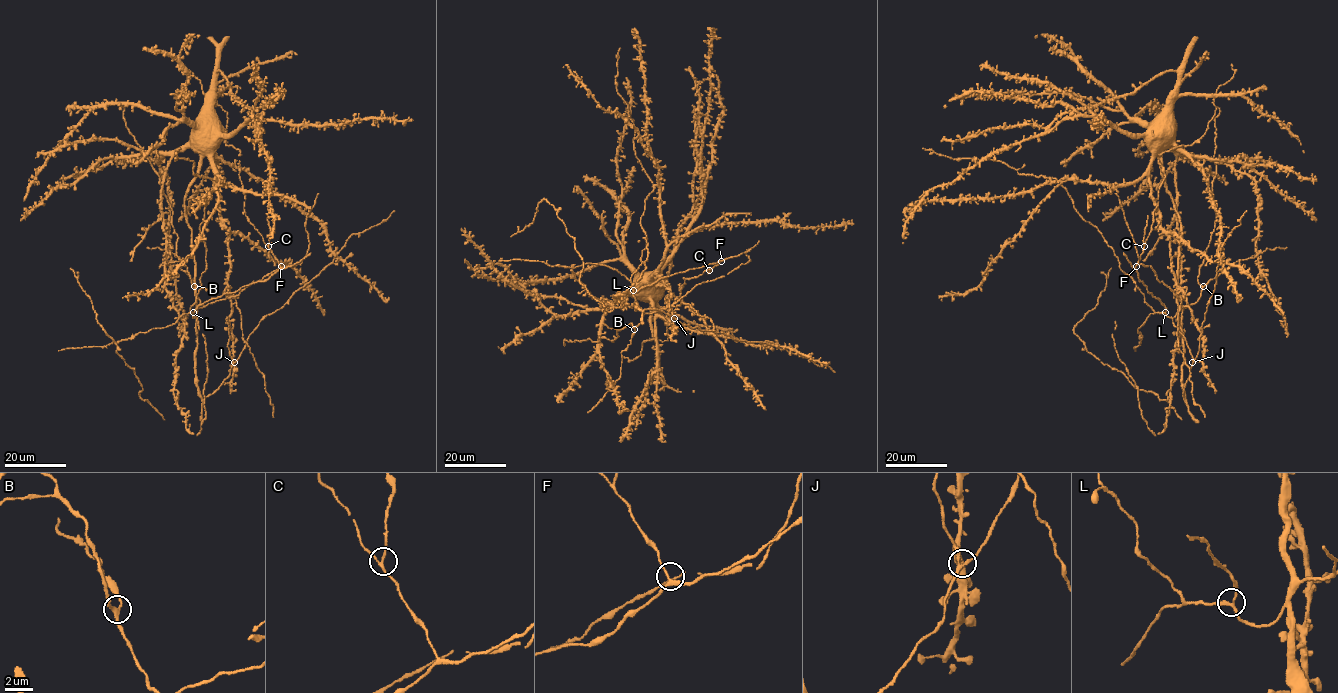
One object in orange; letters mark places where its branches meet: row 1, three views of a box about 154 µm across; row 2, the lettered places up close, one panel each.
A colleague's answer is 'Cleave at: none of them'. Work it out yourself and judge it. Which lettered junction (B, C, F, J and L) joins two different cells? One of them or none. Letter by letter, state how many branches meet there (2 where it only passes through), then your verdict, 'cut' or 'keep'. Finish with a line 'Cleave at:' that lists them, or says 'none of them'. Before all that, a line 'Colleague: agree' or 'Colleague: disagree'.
Colleague: disagree
B: 3 branches meet; keep
C: 3 branches meet; cut
F: 3 branches meet; keep
J: 3 branches meet; keep
L: 3 branches meet; keep
Cleave at: C

